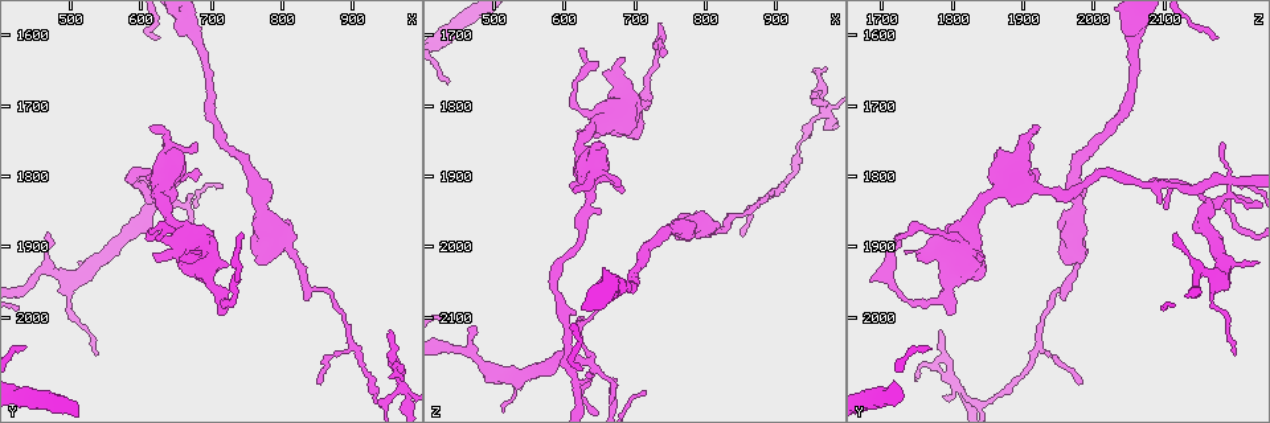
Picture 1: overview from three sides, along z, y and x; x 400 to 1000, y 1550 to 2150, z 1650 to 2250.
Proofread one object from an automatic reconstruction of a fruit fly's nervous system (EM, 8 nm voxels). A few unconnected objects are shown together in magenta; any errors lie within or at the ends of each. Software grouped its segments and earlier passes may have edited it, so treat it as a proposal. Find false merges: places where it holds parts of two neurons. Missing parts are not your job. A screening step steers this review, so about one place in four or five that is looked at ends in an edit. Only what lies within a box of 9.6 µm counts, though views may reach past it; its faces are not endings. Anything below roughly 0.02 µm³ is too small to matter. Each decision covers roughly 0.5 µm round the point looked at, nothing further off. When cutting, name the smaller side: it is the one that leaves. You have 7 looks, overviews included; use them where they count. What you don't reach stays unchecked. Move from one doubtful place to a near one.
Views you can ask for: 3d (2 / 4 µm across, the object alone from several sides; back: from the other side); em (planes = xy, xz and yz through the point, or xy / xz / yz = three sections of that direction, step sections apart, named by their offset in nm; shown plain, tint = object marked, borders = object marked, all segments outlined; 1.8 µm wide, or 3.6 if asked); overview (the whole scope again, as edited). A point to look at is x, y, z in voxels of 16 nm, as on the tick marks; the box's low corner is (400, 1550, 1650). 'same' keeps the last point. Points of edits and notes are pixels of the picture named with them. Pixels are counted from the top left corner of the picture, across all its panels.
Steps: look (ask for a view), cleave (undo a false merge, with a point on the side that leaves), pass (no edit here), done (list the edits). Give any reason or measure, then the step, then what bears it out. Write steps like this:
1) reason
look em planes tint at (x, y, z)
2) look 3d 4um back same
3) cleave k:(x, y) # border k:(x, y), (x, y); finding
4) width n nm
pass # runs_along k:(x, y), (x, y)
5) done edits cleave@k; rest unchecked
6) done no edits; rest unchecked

look em 3.6um yz step 4 tint at (970, 2100, 1810)

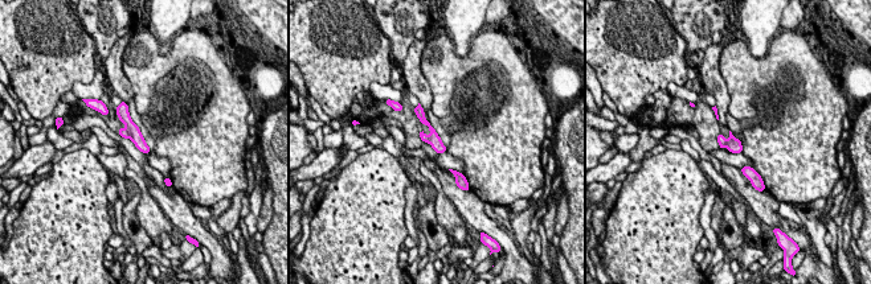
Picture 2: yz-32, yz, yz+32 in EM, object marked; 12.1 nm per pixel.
another direction
look em 3.6um planes tint same

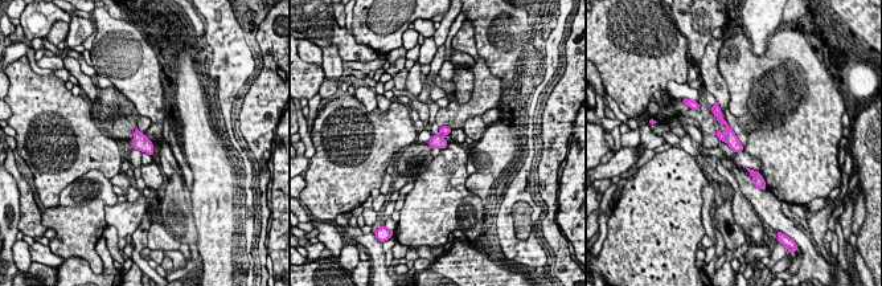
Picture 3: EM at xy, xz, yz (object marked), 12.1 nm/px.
pass # runs_along 3:(716, 110), (738, 148); one neuron here

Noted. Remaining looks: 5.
three arms meet
look em planes tint at (645, 1865, 1825)

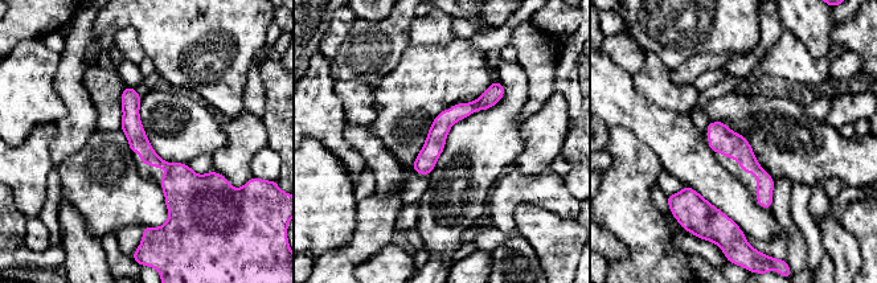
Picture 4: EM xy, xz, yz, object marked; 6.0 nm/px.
width 120 nm
pass # continuous, no second neuron

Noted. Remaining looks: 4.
calibre changes
look em planes tint at (675, 1600, 2060)

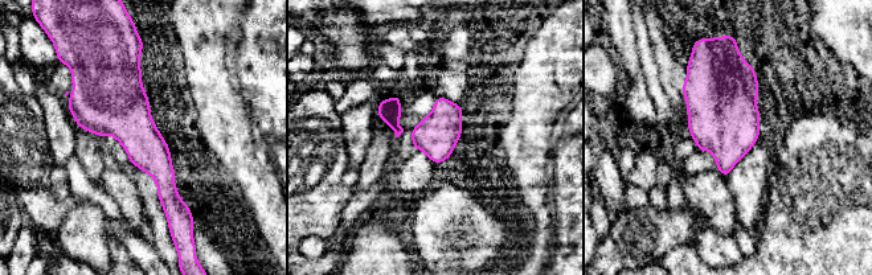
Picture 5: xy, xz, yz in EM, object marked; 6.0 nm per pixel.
pass # one neuron here

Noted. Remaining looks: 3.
done no edits; rest unchecked

